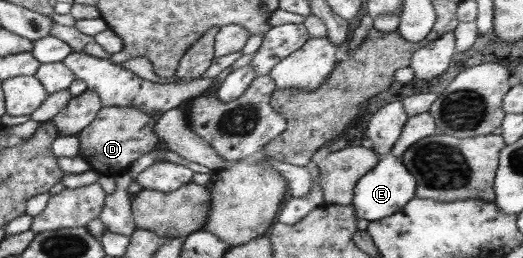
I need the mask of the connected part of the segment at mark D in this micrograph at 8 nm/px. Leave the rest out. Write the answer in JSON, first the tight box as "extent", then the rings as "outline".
{"extent":[80,107,159,176],"outline":[[[103,107],[96,118],[80,133],[80,157],[84,158],[91,168],[104,176],[117,176],[126,172],[133,161],[154,150],[159,143],[158,135],[154,133],[156,121],[146,113],[130,107]]]}

